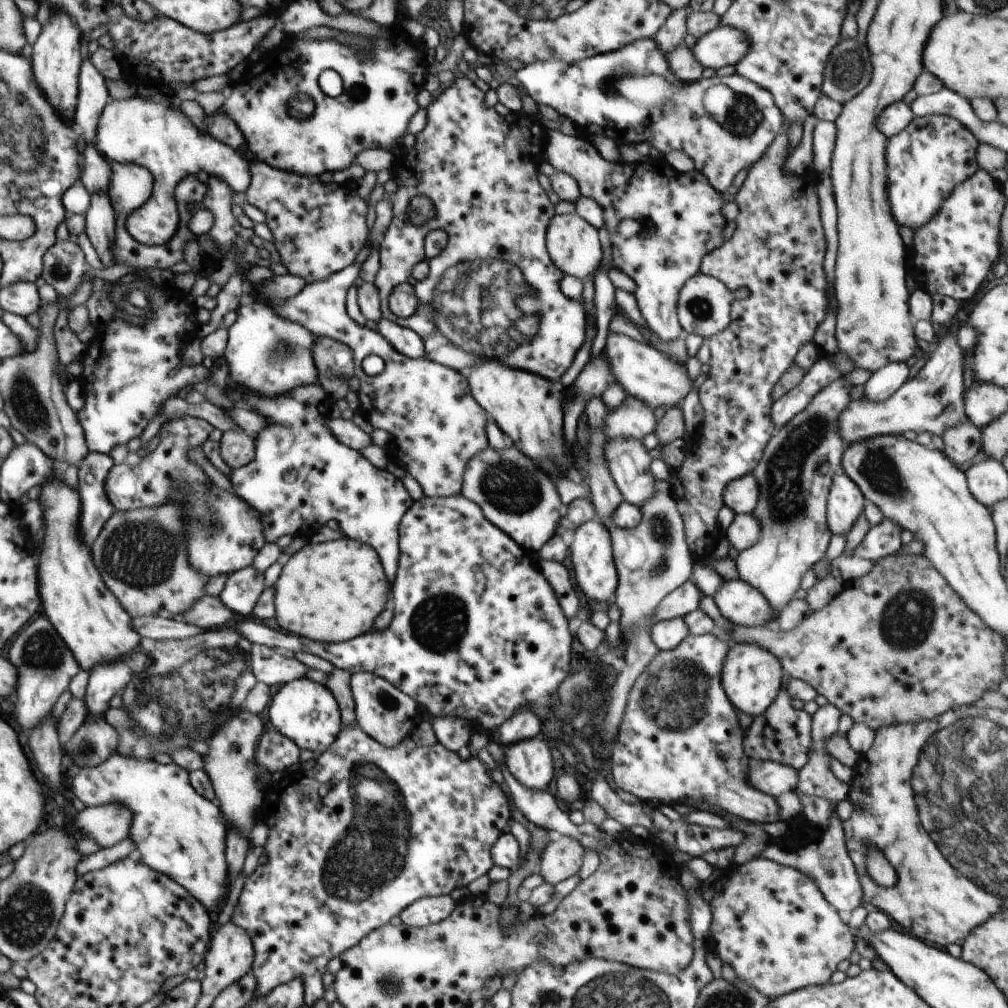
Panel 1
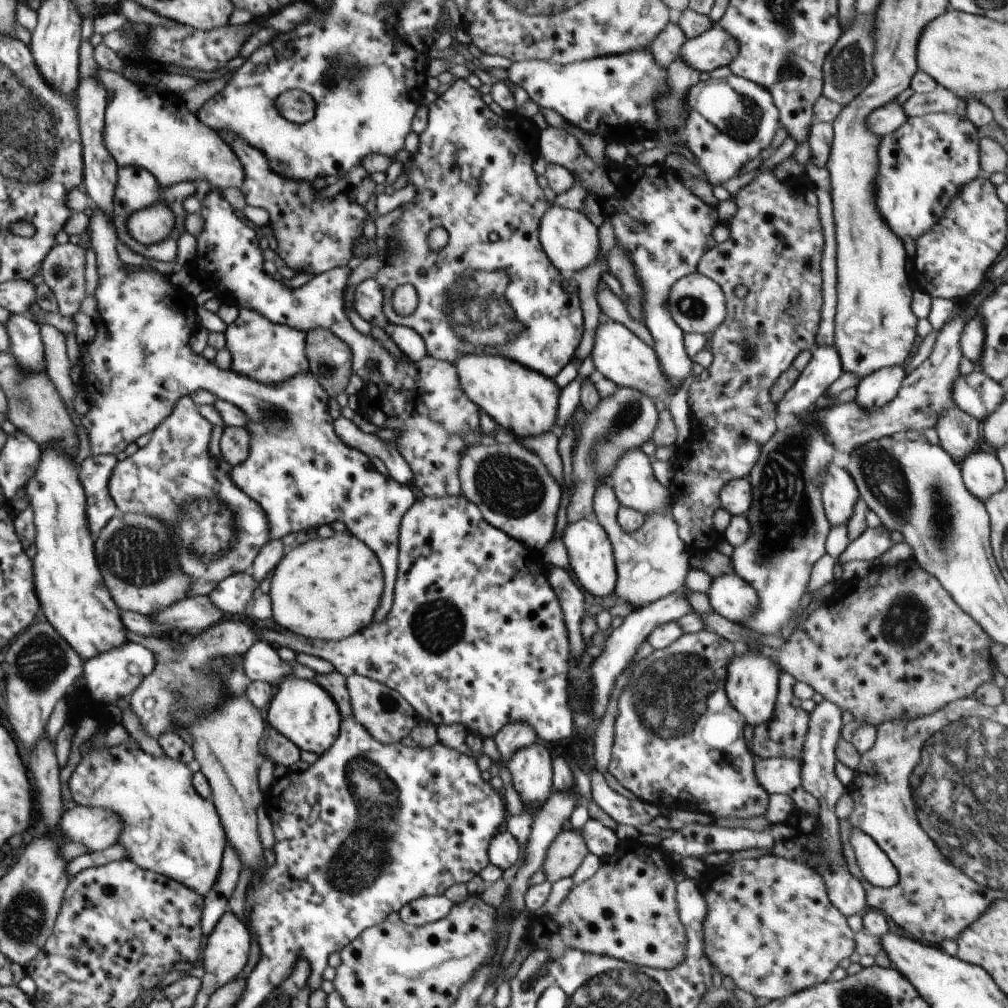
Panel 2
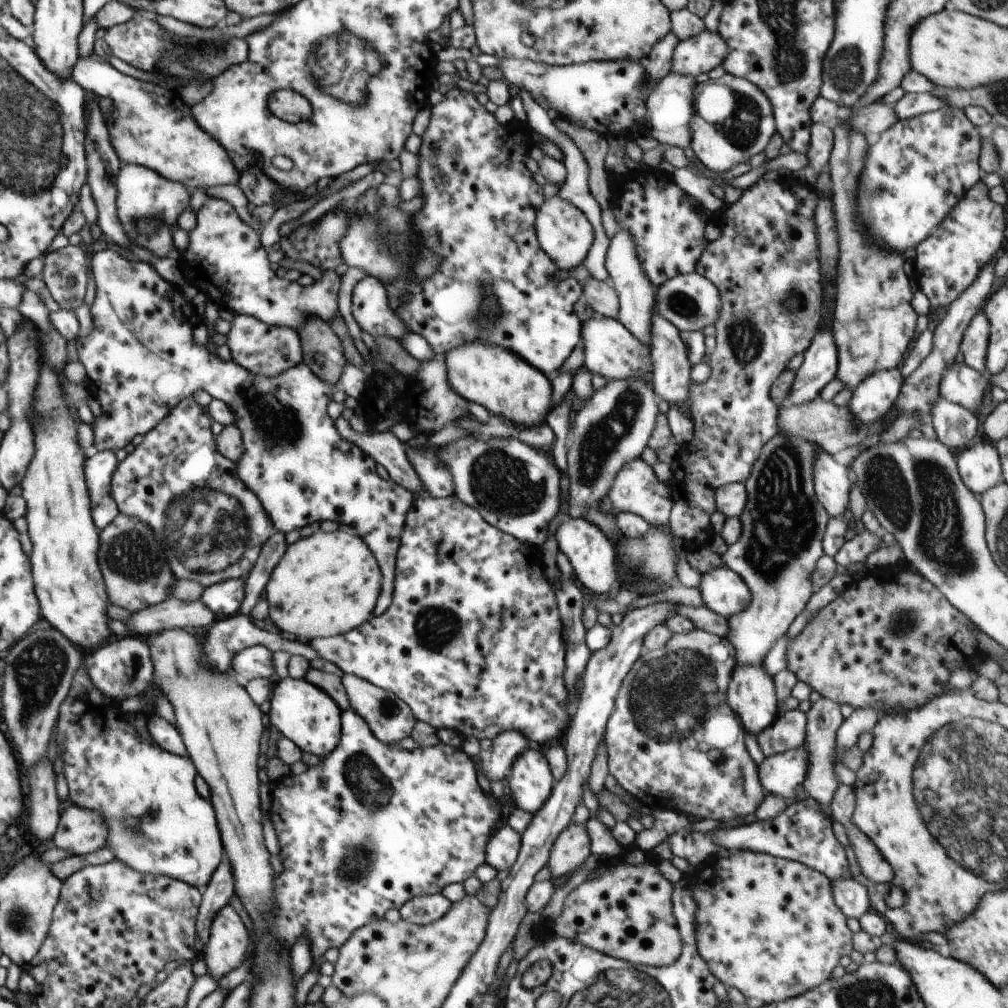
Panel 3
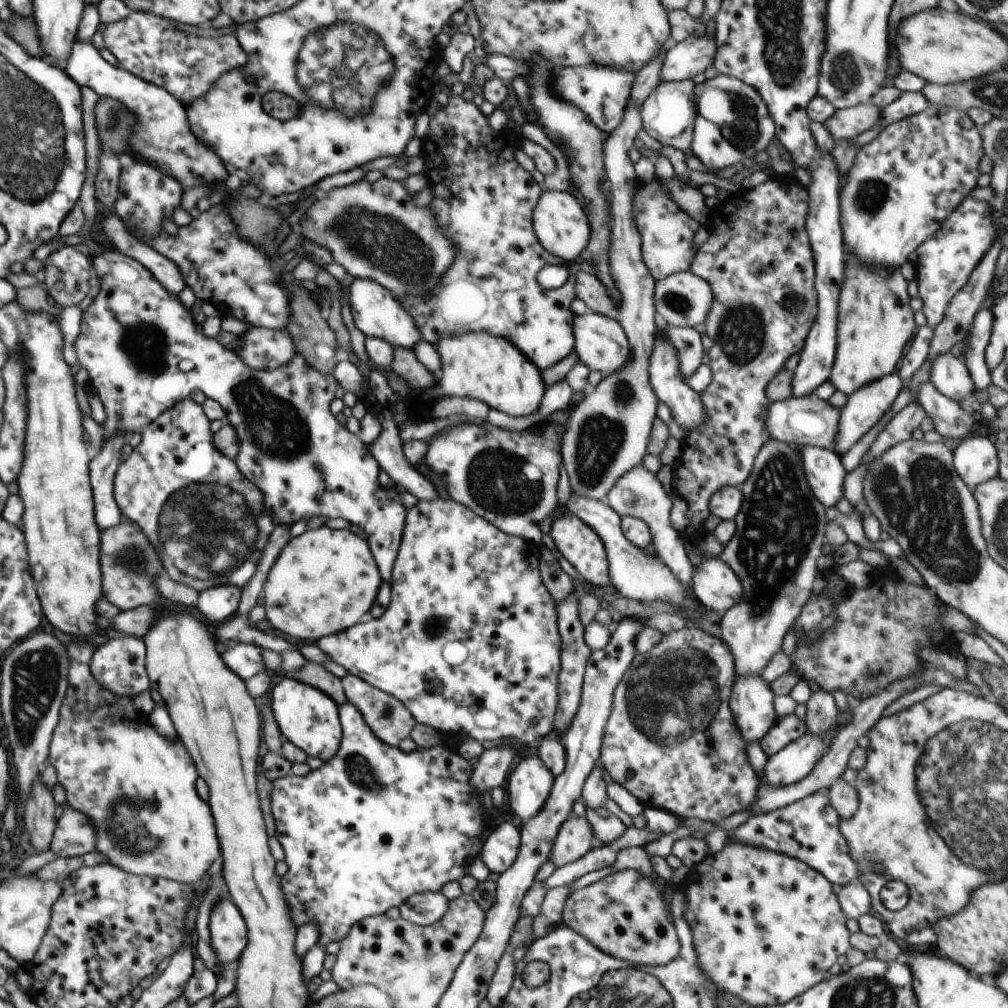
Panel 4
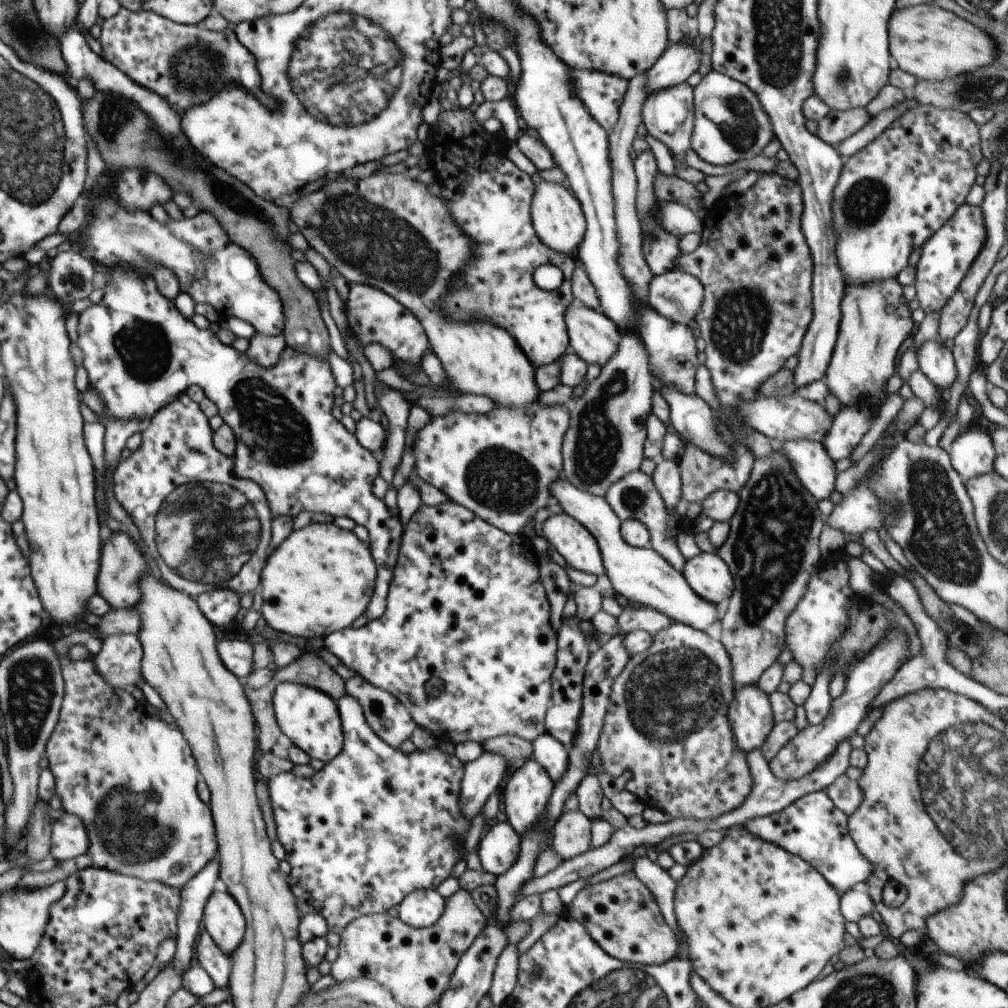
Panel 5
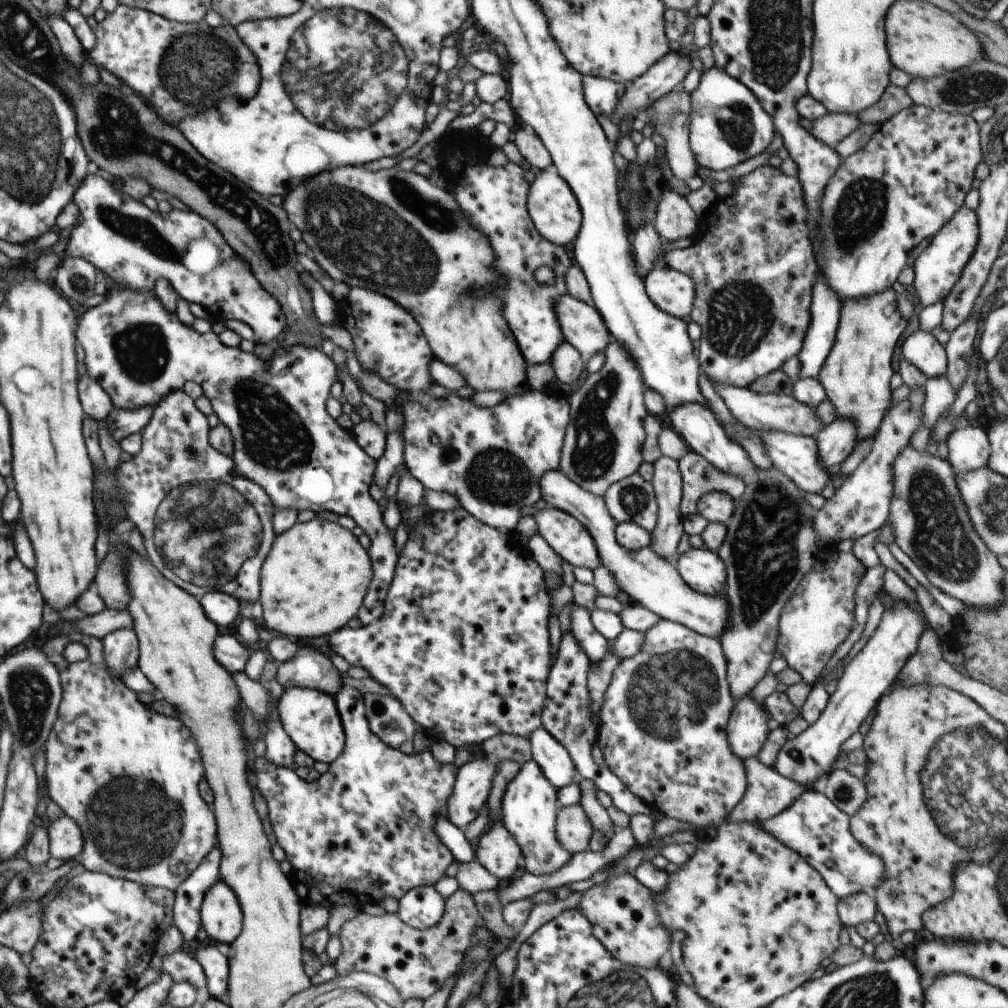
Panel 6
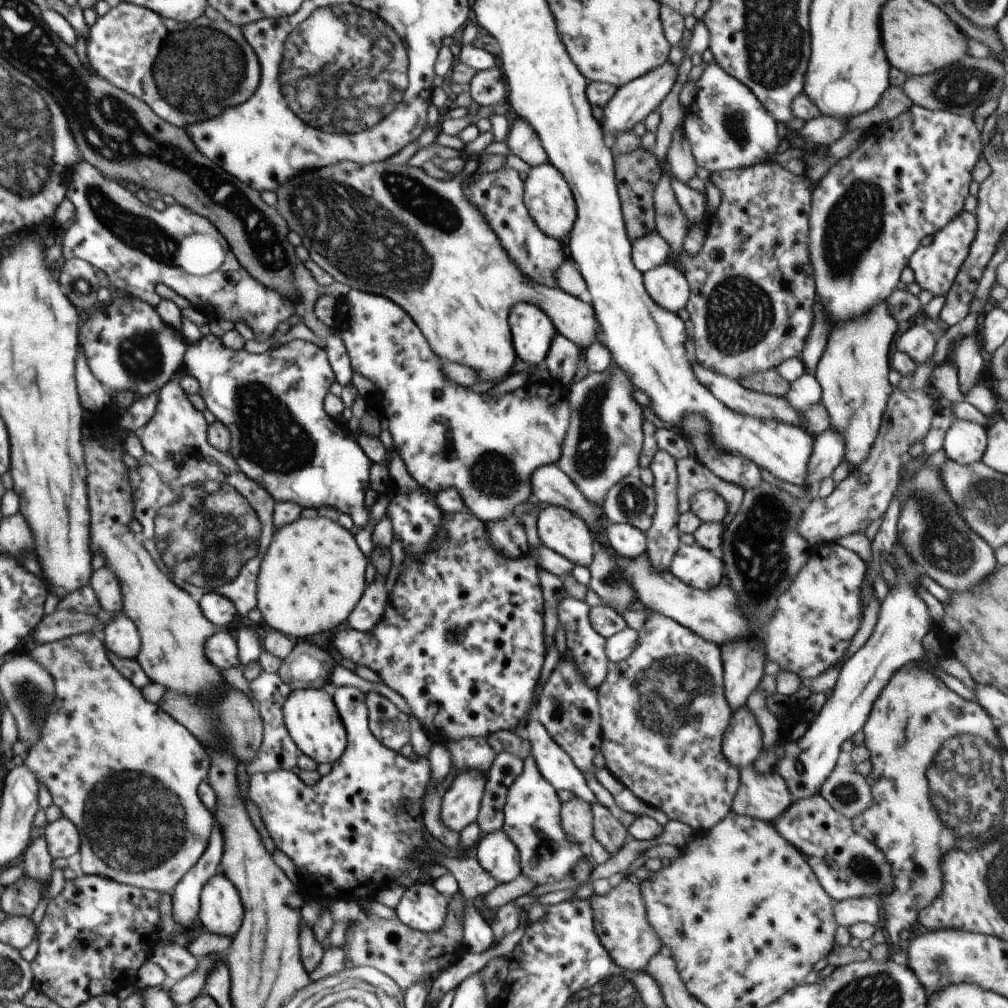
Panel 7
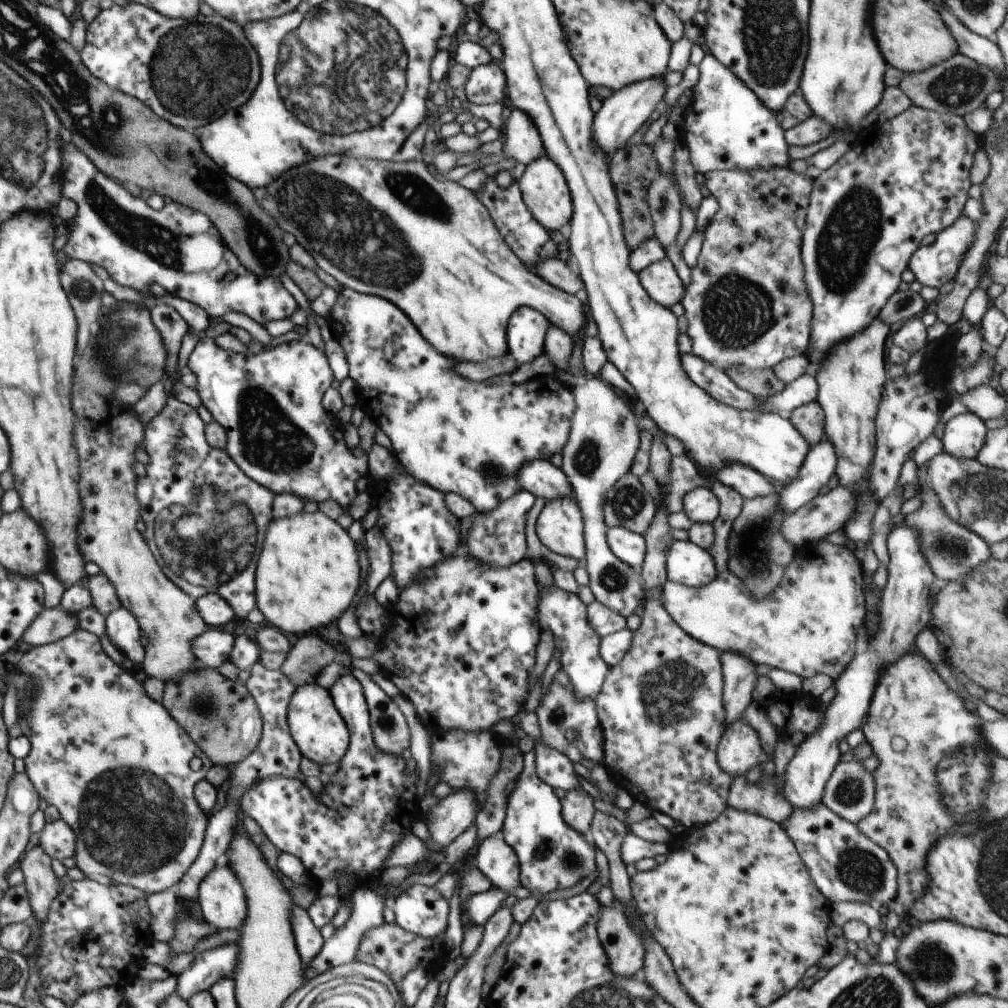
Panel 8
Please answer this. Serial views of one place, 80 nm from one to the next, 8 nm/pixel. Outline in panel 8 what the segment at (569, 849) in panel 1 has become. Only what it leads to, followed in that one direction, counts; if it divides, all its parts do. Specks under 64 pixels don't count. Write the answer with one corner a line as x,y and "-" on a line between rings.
582,787
568,790
561,800
561,814
566,824
582,834
590,829
594,814
593,798

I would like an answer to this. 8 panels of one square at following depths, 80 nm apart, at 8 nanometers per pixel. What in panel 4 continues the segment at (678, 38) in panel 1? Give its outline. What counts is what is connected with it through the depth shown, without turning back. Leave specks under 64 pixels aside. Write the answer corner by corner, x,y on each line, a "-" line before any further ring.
668,46
662,48
658,56
636,74
622,122
616,130
606,135
604,141
604,165
612,194
610,208
614,220
614,226
611,226
612,246
609,250
610,272
614,276
614,284
617,285
620,298
620,308
615,320
622,326
628,338
630,358
617,372
604,375
588,396
567,410
566,430
561,444
563,464
570,477
572,491
578,496
586,496
593,500
605,500
614,484
626,472
643,462
647,454
652,424
657,418
658,400
650,385
649,366
655,344
656,322
659,319
654,304
655,281
644,263
641,252
642,240
632,212
632,196
638,177
629,152
638,143
637,134
643,128
642,104
660,83
660,70
667,49

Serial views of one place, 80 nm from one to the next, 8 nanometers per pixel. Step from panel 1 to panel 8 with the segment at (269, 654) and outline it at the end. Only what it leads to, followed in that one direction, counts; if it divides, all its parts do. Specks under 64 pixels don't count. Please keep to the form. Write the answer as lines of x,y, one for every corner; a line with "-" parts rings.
209,627
192,640
192,653
201,665
218,669
229,662
234,642
232,634
224,632
222,628

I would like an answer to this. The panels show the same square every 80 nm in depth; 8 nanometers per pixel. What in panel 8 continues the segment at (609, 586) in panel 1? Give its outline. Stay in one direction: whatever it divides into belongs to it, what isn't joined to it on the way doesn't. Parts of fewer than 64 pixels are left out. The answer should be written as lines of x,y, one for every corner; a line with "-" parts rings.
573,498
546,501
536,520
536,535
544,549
585,561
584,522

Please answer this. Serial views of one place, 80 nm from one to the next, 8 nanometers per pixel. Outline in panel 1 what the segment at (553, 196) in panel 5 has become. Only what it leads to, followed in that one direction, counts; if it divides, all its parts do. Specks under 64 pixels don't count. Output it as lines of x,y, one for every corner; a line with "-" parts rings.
574,213
554,214
546,228
546,248
553,264
563,275
571,275
581,280
592,276
602,262
602,248
599,230
584,218

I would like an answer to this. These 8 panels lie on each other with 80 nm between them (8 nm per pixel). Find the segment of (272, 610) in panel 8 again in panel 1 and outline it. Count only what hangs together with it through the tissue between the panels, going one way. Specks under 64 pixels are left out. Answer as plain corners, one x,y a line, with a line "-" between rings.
345,536
324,543
310,542
282,562
282,572
274,584
276,622
286,633
305,637
313,642
342,643
356,636
366,635
373,629
374,620
384,610
388,594
393,590
386,580
376,550

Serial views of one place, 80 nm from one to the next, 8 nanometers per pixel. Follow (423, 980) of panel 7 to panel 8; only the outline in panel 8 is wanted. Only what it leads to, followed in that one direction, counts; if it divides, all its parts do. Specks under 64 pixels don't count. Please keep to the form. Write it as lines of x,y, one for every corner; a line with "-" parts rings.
385,921
382,926
374,928
362,936
364,940
360,942
360,948
356,952
355,960
362,960
366,964
370,964
379,970
382,970
392,981
400,982
412,968
422,968
429,971
428,966
432,960
443,960
443,938
445,934
441,934
435,939
428,940
420,936
406,932
395,922

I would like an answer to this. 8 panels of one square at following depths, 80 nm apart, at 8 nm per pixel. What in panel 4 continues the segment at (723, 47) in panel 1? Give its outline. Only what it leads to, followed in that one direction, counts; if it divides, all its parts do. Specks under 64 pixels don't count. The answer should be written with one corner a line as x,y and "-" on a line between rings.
705,34
694,36
678,43
670,43
662,70
660,82
680,82
704,73
708,66
713,66
716,56
716,42
710,40

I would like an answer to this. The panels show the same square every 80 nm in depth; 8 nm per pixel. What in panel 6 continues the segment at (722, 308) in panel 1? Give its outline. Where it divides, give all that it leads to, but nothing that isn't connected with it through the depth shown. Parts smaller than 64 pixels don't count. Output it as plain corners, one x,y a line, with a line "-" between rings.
662,263
644,278
644,285
650,300
666,314
680,319
691,315
696,288
690,276

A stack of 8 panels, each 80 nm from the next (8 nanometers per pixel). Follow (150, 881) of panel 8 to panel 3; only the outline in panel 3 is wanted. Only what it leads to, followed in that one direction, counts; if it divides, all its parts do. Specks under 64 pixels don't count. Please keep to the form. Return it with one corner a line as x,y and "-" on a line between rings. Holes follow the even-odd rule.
84,664
75,674
69,698
62,704
56,741
69,786
68,803
101,812
109,830
106,847
113,850
114,859
142,874
169,876
199,890
205,888
221,863
225,850
213,804
201,797
196,790
195,778
198,772
190,758
182,758
165,751
153,739
143,740
134,728
128,725
128,714
120,711
120,702
105,697
94,686
-
160,812
164,812
164,818
168,816
166,842
154,842
150,848
150,840
142,832
142,816
158,816

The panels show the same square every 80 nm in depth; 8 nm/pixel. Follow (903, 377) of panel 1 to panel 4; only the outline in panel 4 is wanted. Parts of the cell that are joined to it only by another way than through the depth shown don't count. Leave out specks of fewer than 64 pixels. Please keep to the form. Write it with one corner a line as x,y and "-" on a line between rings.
894,372
888,374
888,376
882,376
880,380
874,380
874,382
866,384
858,392
850,395
848,403
841,409
838,430
836,430
836,442
834,442
834,452
839,457
846,454
882,419
883,415
893,406
902,389
902,378
900,378
898,372

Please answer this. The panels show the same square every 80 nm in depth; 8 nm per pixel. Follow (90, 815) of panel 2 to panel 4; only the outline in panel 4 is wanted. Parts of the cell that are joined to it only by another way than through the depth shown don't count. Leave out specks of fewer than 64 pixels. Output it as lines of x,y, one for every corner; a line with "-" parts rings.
60,808
50,848
57,858
80,857
95,851
95,847
92,820
74,808

